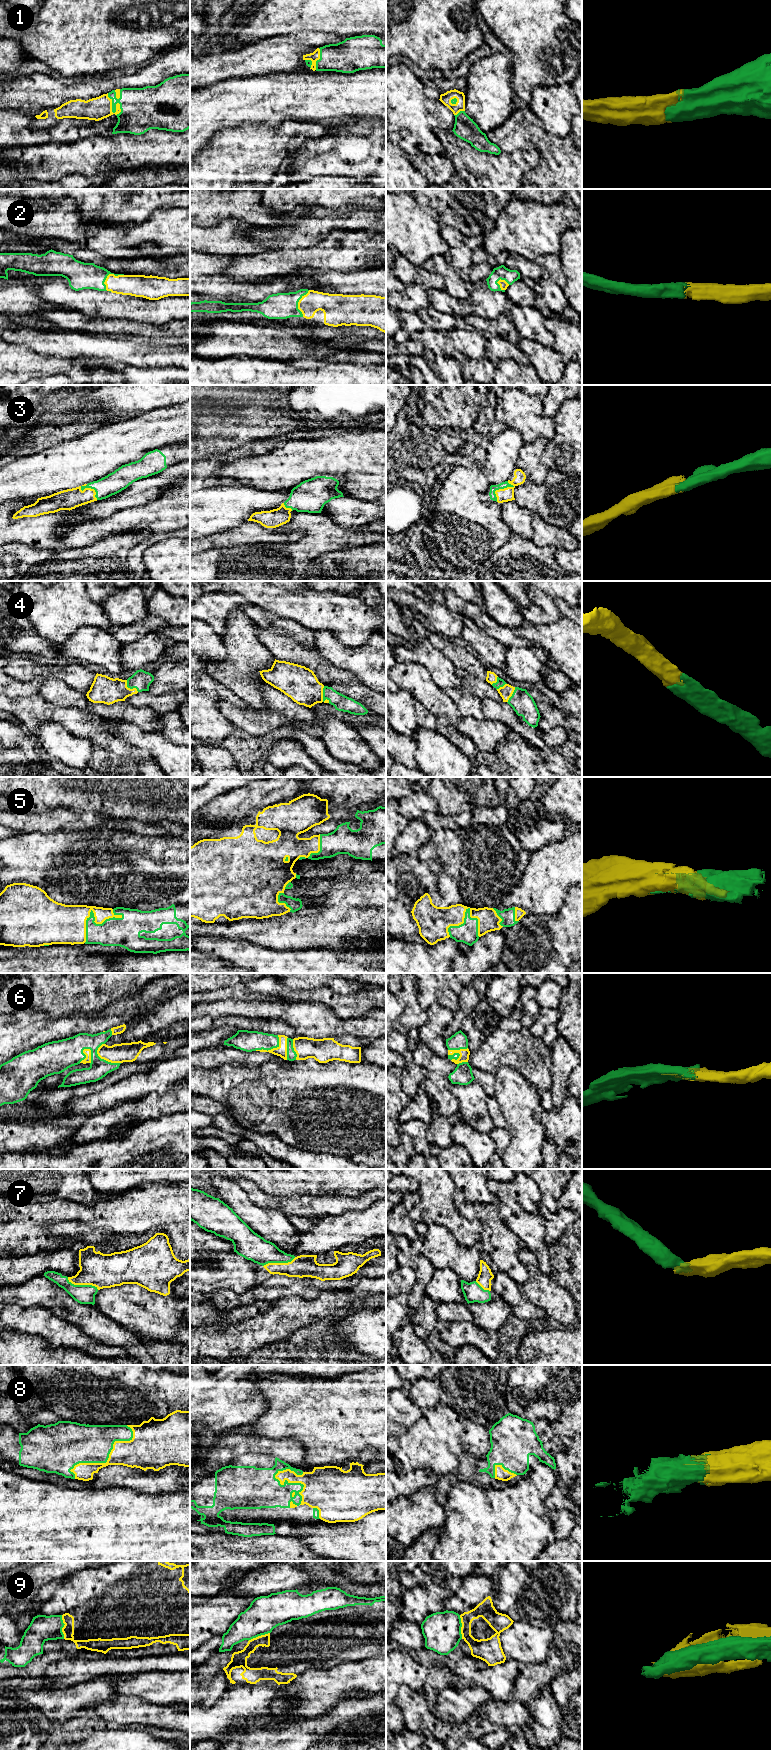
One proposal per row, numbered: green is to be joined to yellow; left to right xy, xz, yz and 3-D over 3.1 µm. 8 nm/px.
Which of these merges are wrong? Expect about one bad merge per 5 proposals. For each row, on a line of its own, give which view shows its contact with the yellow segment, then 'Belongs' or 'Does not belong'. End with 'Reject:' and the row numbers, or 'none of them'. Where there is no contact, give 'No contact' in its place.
1: Touches yellow in xy. Belongs
2: Touches yellow in xy. Belongs
3: Touches yellow in yz. Belongs
4: Touches yellow in xz. Belongs
5: Touches yellow in xy. Belongs
6: Touches yellow in xy. Belongs
7: Touches yellow in xy. Belongs
8: Touches yellow in xy. Belongs
9: Touches yellow in xy. Does not belong
Reject: 9

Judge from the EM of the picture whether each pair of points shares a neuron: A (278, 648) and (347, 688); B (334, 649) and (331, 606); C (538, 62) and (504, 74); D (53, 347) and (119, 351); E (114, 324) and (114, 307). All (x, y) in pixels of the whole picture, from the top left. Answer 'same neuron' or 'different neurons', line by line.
A: different neurons
B: different neurons
C: different neurons
D: same neuron
E: different neurons

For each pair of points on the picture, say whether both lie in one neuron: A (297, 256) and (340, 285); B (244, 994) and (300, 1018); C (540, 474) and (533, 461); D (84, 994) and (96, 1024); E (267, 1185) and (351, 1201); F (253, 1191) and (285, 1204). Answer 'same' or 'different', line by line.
A: different
B: different
C: same
D: different
E: different
F: same

